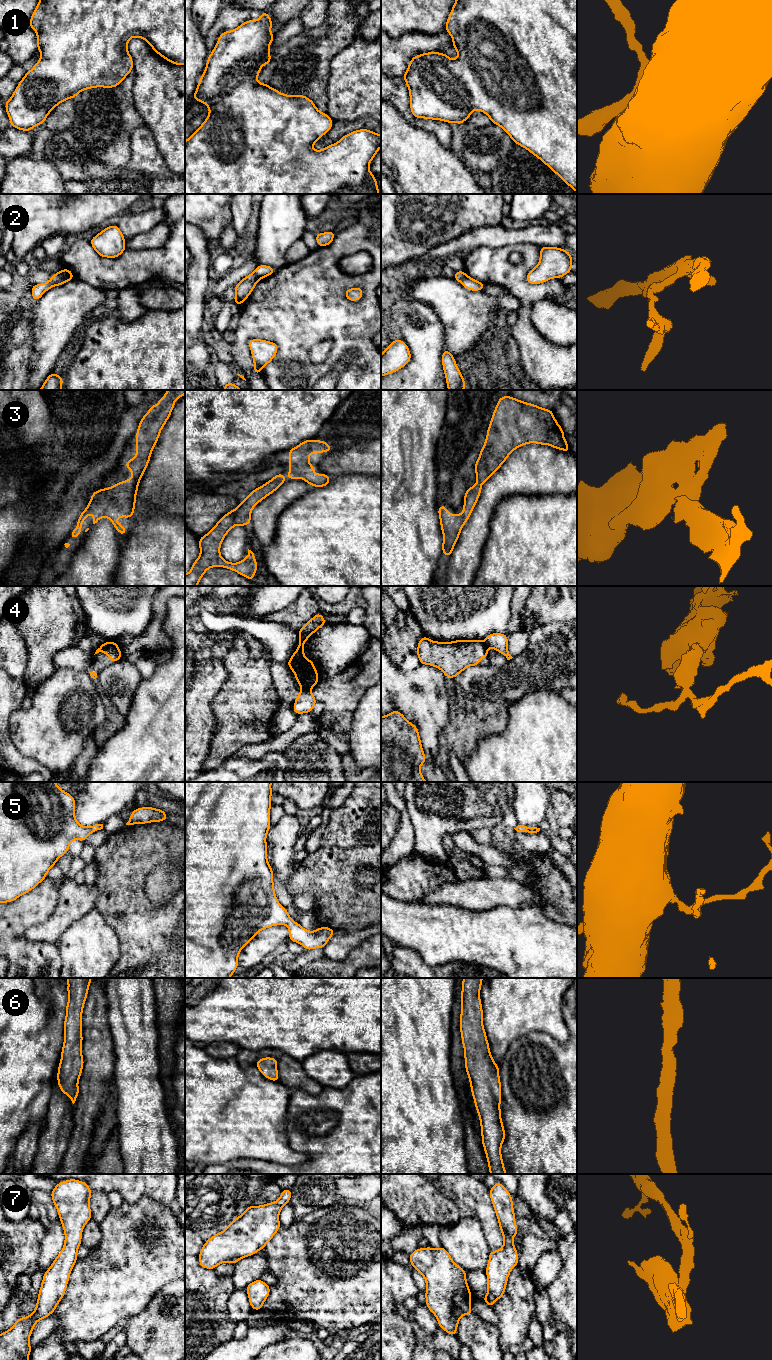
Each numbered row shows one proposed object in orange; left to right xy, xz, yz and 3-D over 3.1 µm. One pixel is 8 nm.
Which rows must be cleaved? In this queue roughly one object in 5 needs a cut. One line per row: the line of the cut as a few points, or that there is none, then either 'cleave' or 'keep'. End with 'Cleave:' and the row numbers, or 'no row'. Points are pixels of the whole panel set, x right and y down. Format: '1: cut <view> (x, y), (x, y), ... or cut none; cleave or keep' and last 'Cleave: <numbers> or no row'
1: cut none; keep
2: cut xy (57, 273), (65, 282); cleave
3: cut none; keep
4: cut yz (483, 641), (487, 648); cleave
5: cut none; keep
6: cut none; keep
7: cut none; keep
Cleave: 2, 4

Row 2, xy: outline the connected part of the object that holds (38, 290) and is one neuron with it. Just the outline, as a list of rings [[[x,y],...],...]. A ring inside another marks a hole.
[[[54,273],[51,279],[46,283],[36,284],[31,287],[33,300],[38,301],[42,295],[54,286],[63,285],[66,282],[61,279],[58,273]]]

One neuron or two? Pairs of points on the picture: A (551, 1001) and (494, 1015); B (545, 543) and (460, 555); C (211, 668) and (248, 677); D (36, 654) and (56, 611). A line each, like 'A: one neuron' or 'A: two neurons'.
A: one neuron
B: two neurons
C: two neurons
D: one neuron

